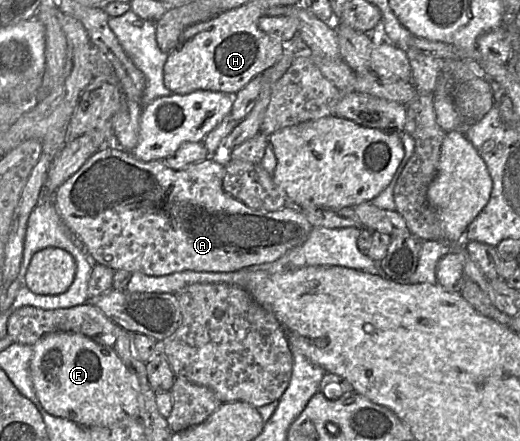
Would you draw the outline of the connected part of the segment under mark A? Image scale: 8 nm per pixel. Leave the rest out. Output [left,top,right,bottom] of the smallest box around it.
[50,146,313,276]

